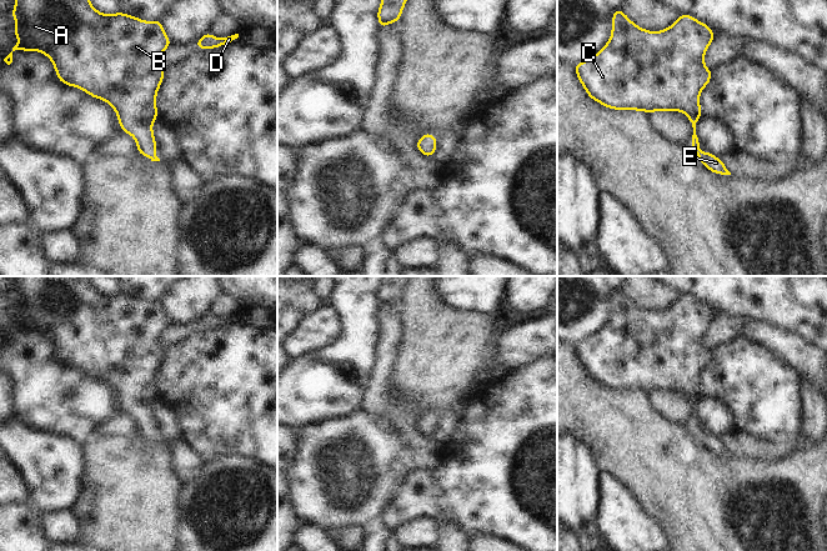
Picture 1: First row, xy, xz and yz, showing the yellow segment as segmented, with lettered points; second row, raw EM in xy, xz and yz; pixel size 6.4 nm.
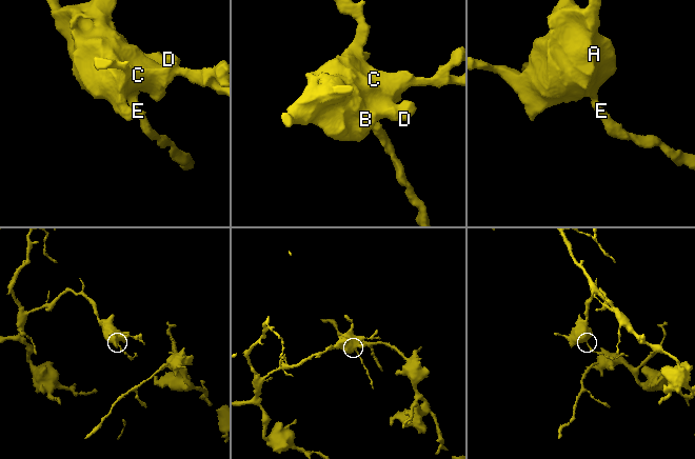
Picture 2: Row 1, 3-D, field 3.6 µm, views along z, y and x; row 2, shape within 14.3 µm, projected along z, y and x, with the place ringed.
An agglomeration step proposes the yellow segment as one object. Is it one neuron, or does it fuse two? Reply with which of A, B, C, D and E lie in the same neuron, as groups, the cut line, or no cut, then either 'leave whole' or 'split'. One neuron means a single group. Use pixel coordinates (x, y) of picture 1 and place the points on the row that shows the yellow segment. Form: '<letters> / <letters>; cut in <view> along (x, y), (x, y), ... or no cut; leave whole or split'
A B C D E; no cut; leave whole

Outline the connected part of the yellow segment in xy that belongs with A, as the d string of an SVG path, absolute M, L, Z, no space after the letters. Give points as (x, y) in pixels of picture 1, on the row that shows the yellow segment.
M15 0L15 7L10 14L15 17L14 32L19 42L4 59L7 65L12 62L15 50L36 50L46 55L54 65L57 80L106 101L116 111L121 130L135 139L139 154L151 161L160 161L155 154L152 124L159 119L156 95L166 71L160 64L160 56L171 45L161 20L145 21L121 11L106 15L94 9L90 0Z

